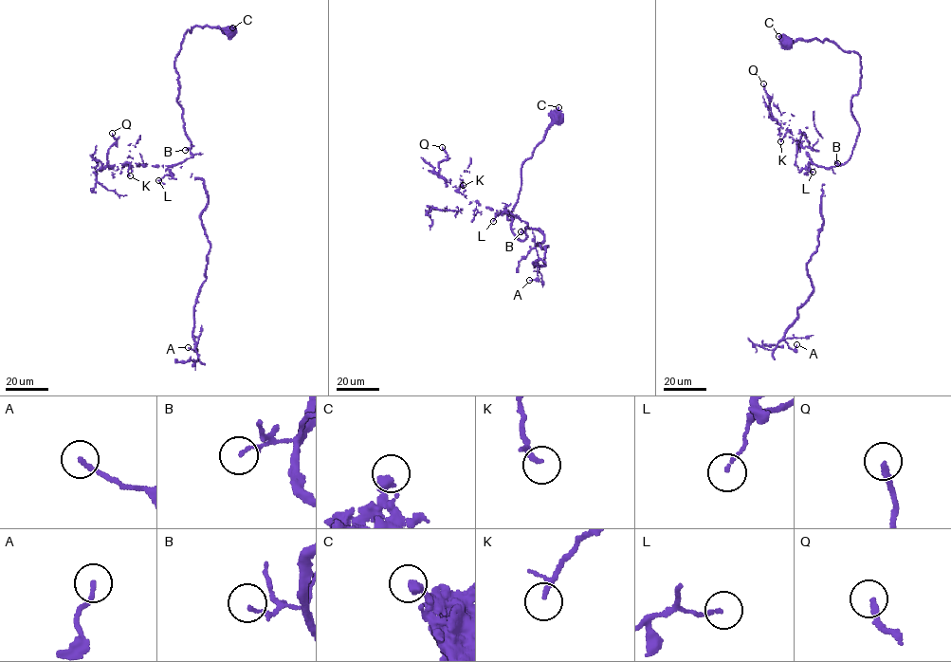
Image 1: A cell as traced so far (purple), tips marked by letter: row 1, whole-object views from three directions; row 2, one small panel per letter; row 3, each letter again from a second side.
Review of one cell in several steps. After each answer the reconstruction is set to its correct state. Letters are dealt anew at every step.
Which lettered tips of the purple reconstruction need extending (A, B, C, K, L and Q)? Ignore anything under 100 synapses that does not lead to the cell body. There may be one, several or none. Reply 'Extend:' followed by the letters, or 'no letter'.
Extend: no letter

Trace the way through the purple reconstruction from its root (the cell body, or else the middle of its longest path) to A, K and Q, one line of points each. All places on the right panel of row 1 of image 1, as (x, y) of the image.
A: (787, 43), (832, 41), (861, 74), (852, 153), (826, 170), (813, 292), (784, 337), (796, 344)
K: (787, 43), (860, 55), (859, 131), (831, 168), (790, 130), (780, 141)
Q: (787, 43), (826, 39), (860, 55), (848, 160), (812, 163), (779, 129), (763, 83)

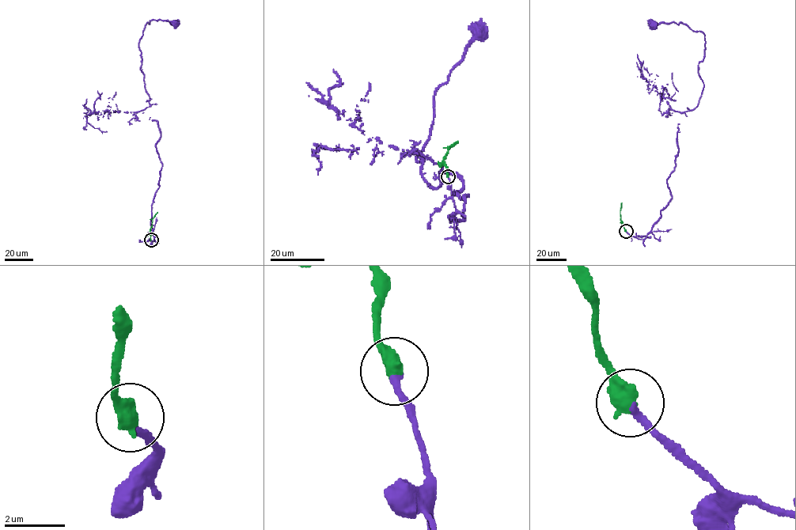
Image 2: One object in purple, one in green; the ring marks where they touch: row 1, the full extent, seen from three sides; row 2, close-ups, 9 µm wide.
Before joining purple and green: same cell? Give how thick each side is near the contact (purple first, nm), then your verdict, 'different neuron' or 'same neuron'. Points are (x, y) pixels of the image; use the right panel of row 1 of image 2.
260 nm thick on the purple side, 600 nm on the other; same neuron

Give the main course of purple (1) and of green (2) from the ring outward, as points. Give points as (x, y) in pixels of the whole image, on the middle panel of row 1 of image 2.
1: (449, 176), (450, 221), (464, 220), (461, 178), (441, 166), (432, 187), (416, 157), (434, 92), (479, 33)
2: (448, 176), (444, 158), (449, 147), (458, 142)

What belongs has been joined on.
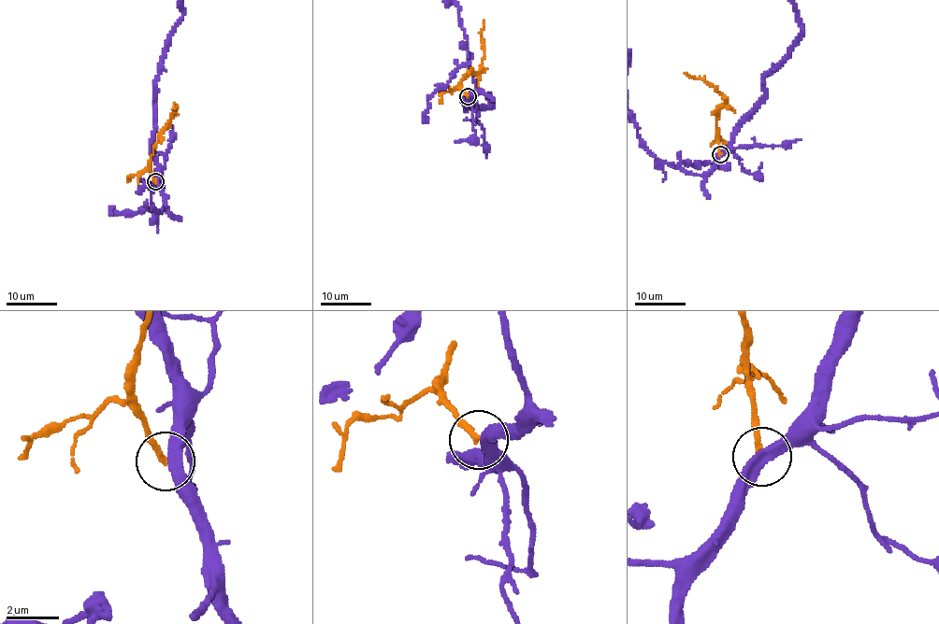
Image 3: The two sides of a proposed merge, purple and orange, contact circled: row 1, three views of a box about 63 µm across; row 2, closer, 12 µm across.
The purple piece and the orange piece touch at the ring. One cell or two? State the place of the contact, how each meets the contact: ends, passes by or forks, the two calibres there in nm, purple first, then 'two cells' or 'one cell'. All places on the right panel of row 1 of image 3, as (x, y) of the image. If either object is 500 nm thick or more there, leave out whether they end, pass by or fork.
place (720, 154); purple passes by; orange ends; calibres 440 and 220 nm; two cells

